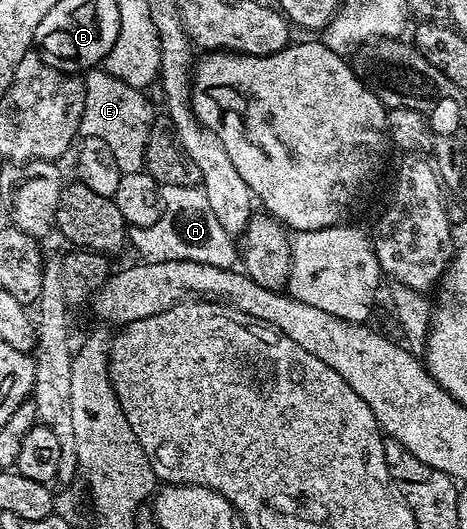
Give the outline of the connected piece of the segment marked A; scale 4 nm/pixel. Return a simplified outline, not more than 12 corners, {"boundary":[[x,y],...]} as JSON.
{"boundary":[[165,186],[158,221],[131,227],[146,262],[231,269],[236,242],[202,188]]}

